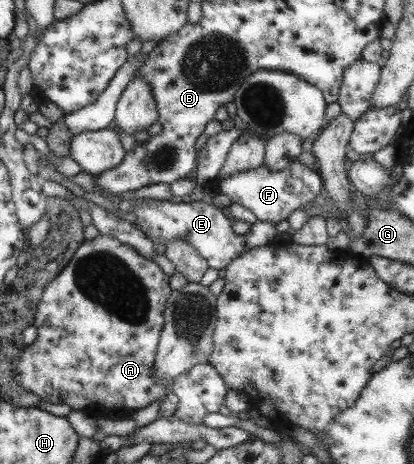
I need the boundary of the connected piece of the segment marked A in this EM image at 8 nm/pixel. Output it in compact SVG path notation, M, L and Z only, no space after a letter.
M97 235L91 240L84 240L70 257L69 263L44 287L41 300L37 305L32 325L36 329L36 338L31 344L27 344L18 355L16 363L16 382L19 389L34 393L45 403L60 403L69 405L73 409L81 410L91 417L115 417L117 413L125 410L137 411L149 405L155 399L164 399L167 393L169 381L158 379L154 376L154 353L157 347L158 337L163 325L162 316L168 295L172 292L168 277L161 268L153 261L137 254L133 248L123 244L110 235Z

